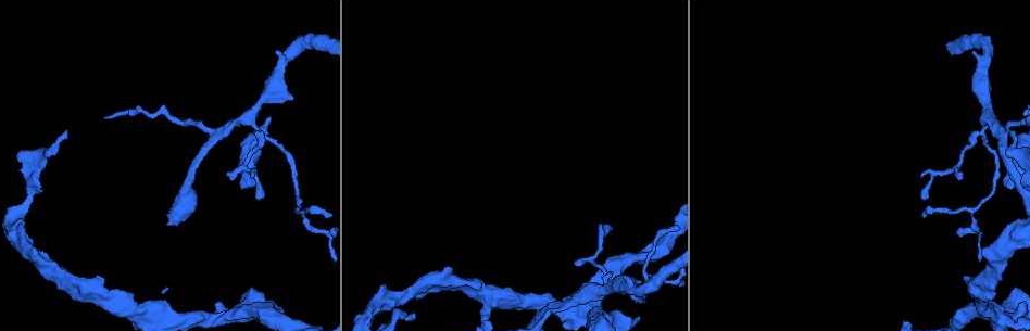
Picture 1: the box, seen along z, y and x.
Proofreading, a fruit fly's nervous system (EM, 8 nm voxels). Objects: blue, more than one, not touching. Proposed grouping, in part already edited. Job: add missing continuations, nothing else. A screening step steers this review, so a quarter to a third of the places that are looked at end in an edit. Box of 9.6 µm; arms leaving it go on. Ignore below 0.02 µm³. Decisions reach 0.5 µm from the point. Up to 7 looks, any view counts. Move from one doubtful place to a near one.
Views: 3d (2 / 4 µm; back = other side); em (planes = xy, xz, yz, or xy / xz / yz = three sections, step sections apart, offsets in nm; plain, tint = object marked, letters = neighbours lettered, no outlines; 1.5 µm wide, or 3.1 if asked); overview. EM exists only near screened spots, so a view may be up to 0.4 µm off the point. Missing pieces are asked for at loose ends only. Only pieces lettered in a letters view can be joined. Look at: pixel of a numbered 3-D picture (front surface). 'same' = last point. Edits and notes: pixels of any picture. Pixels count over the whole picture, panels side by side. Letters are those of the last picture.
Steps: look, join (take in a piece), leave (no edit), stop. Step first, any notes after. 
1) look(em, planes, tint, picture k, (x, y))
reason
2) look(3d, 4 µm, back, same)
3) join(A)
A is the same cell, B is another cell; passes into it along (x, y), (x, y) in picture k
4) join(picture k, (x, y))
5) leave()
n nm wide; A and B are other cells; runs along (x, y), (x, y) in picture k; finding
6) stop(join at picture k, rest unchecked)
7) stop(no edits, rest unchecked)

look(em, yz, step 4, tint, picture 1, (925, 197))

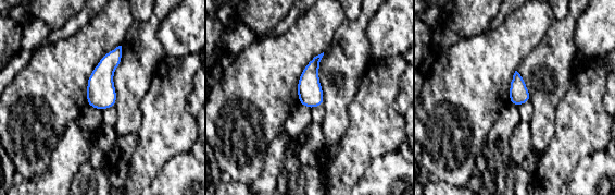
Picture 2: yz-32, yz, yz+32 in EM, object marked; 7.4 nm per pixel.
look(em, planes, letters, same)
another direction

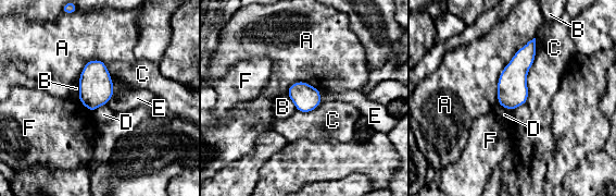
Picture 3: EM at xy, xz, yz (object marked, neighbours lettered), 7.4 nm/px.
leave()
A, B, C, D, E and F are other cells; border along (107, 102), (99, 106), (92, 112) in picture 3; none of them fits

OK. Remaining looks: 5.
look(3d, 4 µm, picture 1, (242, 189))

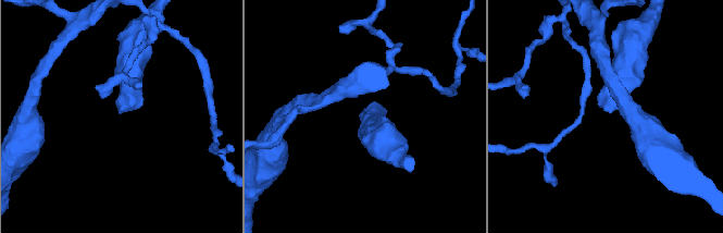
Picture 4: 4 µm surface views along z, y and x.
look(em, yz, step 8, letters, picture 4, (121, 108))

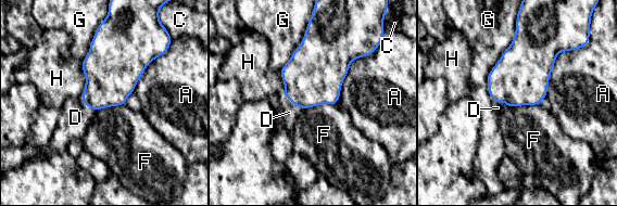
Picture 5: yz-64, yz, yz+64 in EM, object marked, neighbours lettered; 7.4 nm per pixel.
look(em, planes, letters, same)

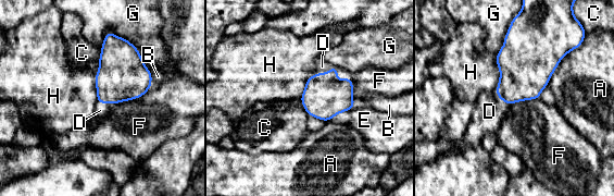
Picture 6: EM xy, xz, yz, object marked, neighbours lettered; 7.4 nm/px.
join(D)
D is the same cell, A, B, C, E, F, G and H are other cells; the neuron continues

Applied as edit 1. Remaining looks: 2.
stop(join at picture 6, rest unchecked)

